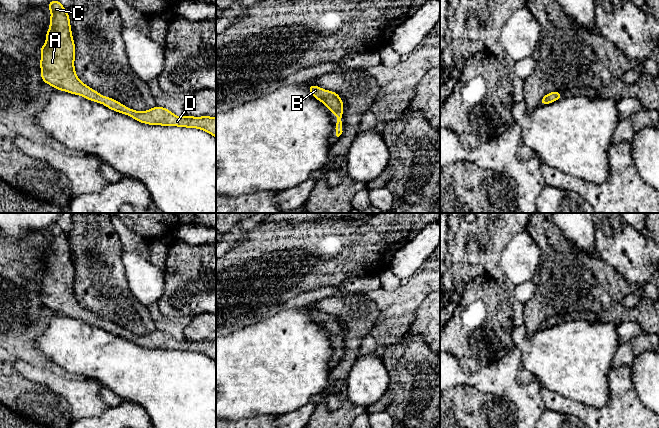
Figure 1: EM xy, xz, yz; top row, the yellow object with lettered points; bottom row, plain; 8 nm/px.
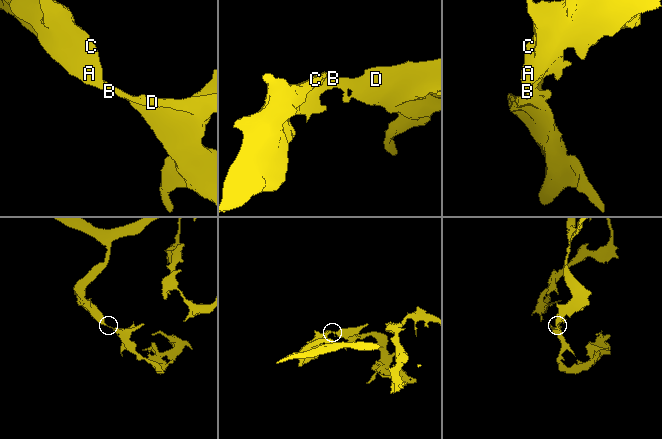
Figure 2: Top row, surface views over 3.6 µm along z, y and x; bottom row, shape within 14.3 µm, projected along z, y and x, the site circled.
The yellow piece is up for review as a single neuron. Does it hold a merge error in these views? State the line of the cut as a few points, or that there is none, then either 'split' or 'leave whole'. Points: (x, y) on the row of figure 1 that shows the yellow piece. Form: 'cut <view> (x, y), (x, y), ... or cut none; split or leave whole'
cut none; leave whole

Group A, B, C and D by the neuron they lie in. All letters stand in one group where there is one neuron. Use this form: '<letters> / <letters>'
A B C D

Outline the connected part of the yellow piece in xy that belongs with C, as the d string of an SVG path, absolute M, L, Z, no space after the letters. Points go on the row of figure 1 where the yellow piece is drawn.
M58 0L46 5L52 12L50 28L46 32L46 43L40 48L41 78L57 90L80 95L90 101L104 104L107 108L126 114L136 121L150 125L179 126L202 129L216 138L216 118L210 116L175 116L161 106L140 112L130 109L120 102L104 97L83 84L74 69L75 44L72 38L68 12Z

